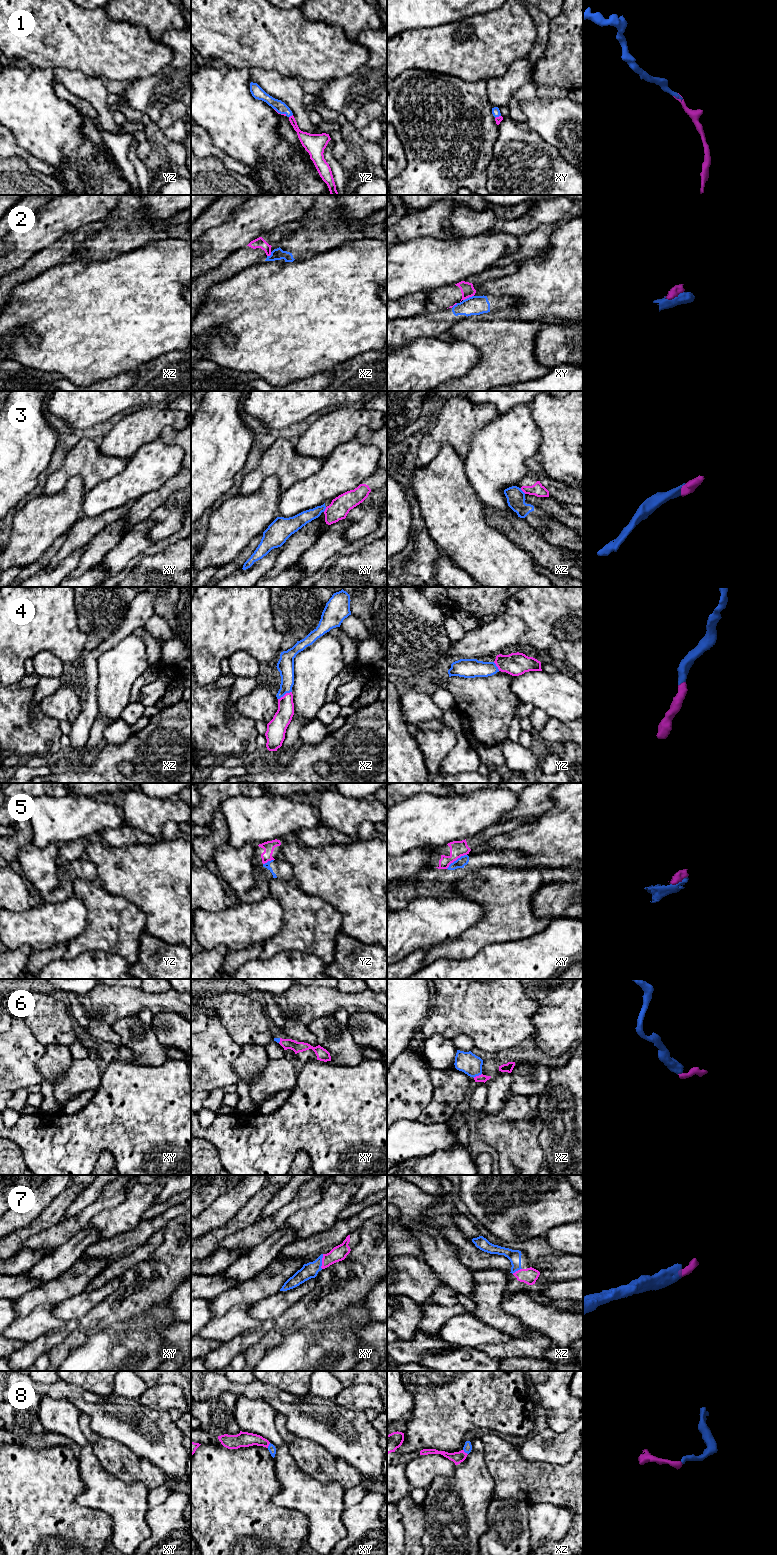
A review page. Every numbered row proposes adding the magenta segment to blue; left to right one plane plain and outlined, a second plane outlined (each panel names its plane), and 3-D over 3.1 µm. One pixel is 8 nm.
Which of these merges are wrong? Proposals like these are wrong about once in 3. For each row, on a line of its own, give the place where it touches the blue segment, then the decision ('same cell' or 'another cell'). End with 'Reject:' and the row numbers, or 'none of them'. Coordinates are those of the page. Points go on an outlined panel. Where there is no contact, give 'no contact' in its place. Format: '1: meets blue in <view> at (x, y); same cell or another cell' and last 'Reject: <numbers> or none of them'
1: meets blue in yz at (290, 115); same cell
2: meets blue in xy at (469, 297); another cell
3: meets blue in xz at (522, 491); another cell
4: meets blue in xz at (284, 694); same cell
5: meets blue in xy at (457, 859); another cell
6: meets blue in xz at (477, 1075); same cell
7: meets blue in xy at (321, 1261); same cell
8: meets blue in xz at (465, 1452); same cell
Reject: 2, 3, 5

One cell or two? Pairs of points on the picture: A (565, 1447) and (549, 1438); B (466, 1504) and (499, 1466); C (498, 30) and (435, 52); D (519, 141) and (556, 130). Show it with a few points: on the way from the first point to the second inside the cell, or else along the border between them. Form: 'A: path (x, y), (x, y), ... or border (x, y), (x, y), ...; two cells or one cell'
A: path (561, 1447), (558, 1447), (553, 1442); one cell
B: border (484, 1452), (484, 1462), (493, 1480), (495, 1497); two cells
C: path (482, 45), (472, 49), (451, 49); one cell
D: border (525, 122), (557, 150); two cells

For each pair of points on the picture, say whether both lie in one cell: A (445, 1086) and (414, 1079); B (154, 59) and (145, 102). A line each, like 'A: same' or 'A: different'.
A: different
B: different

